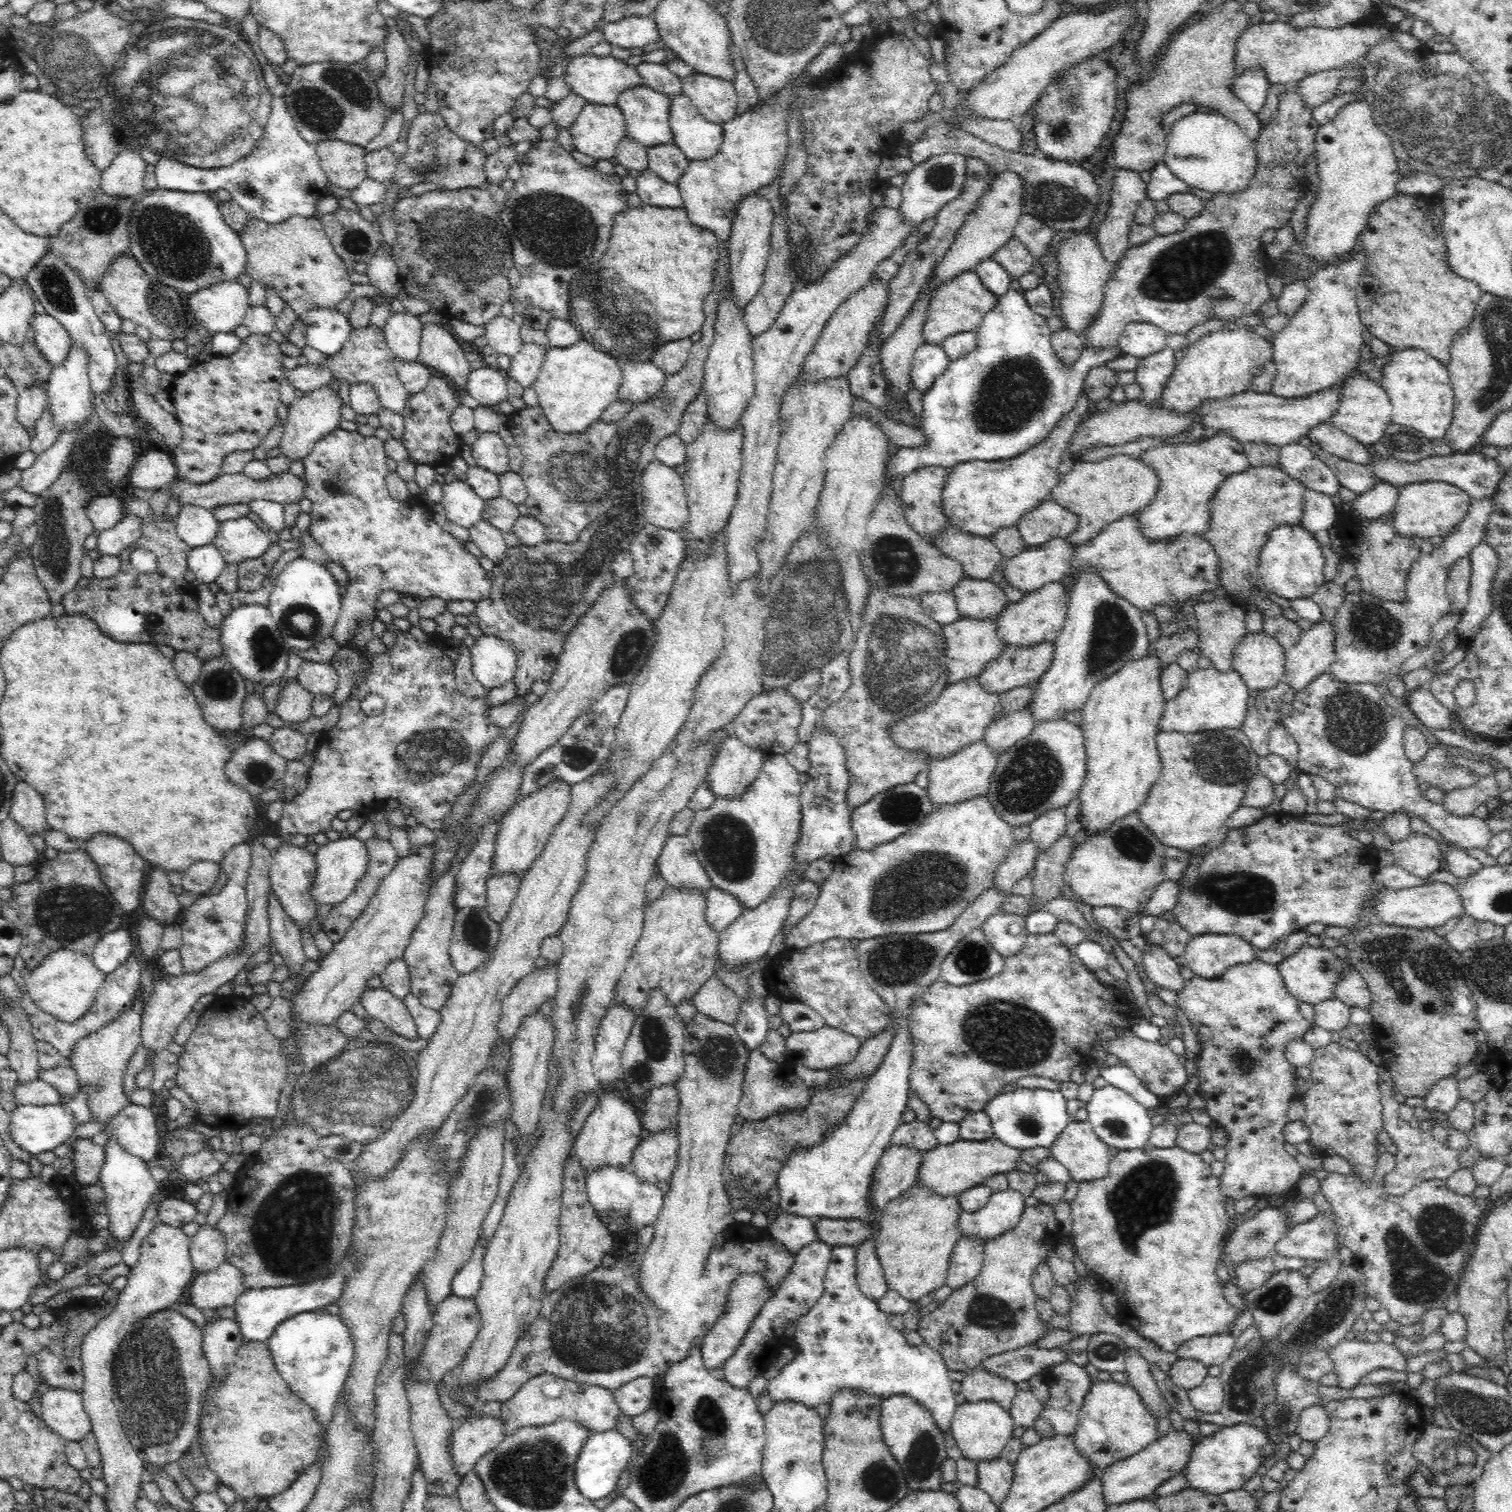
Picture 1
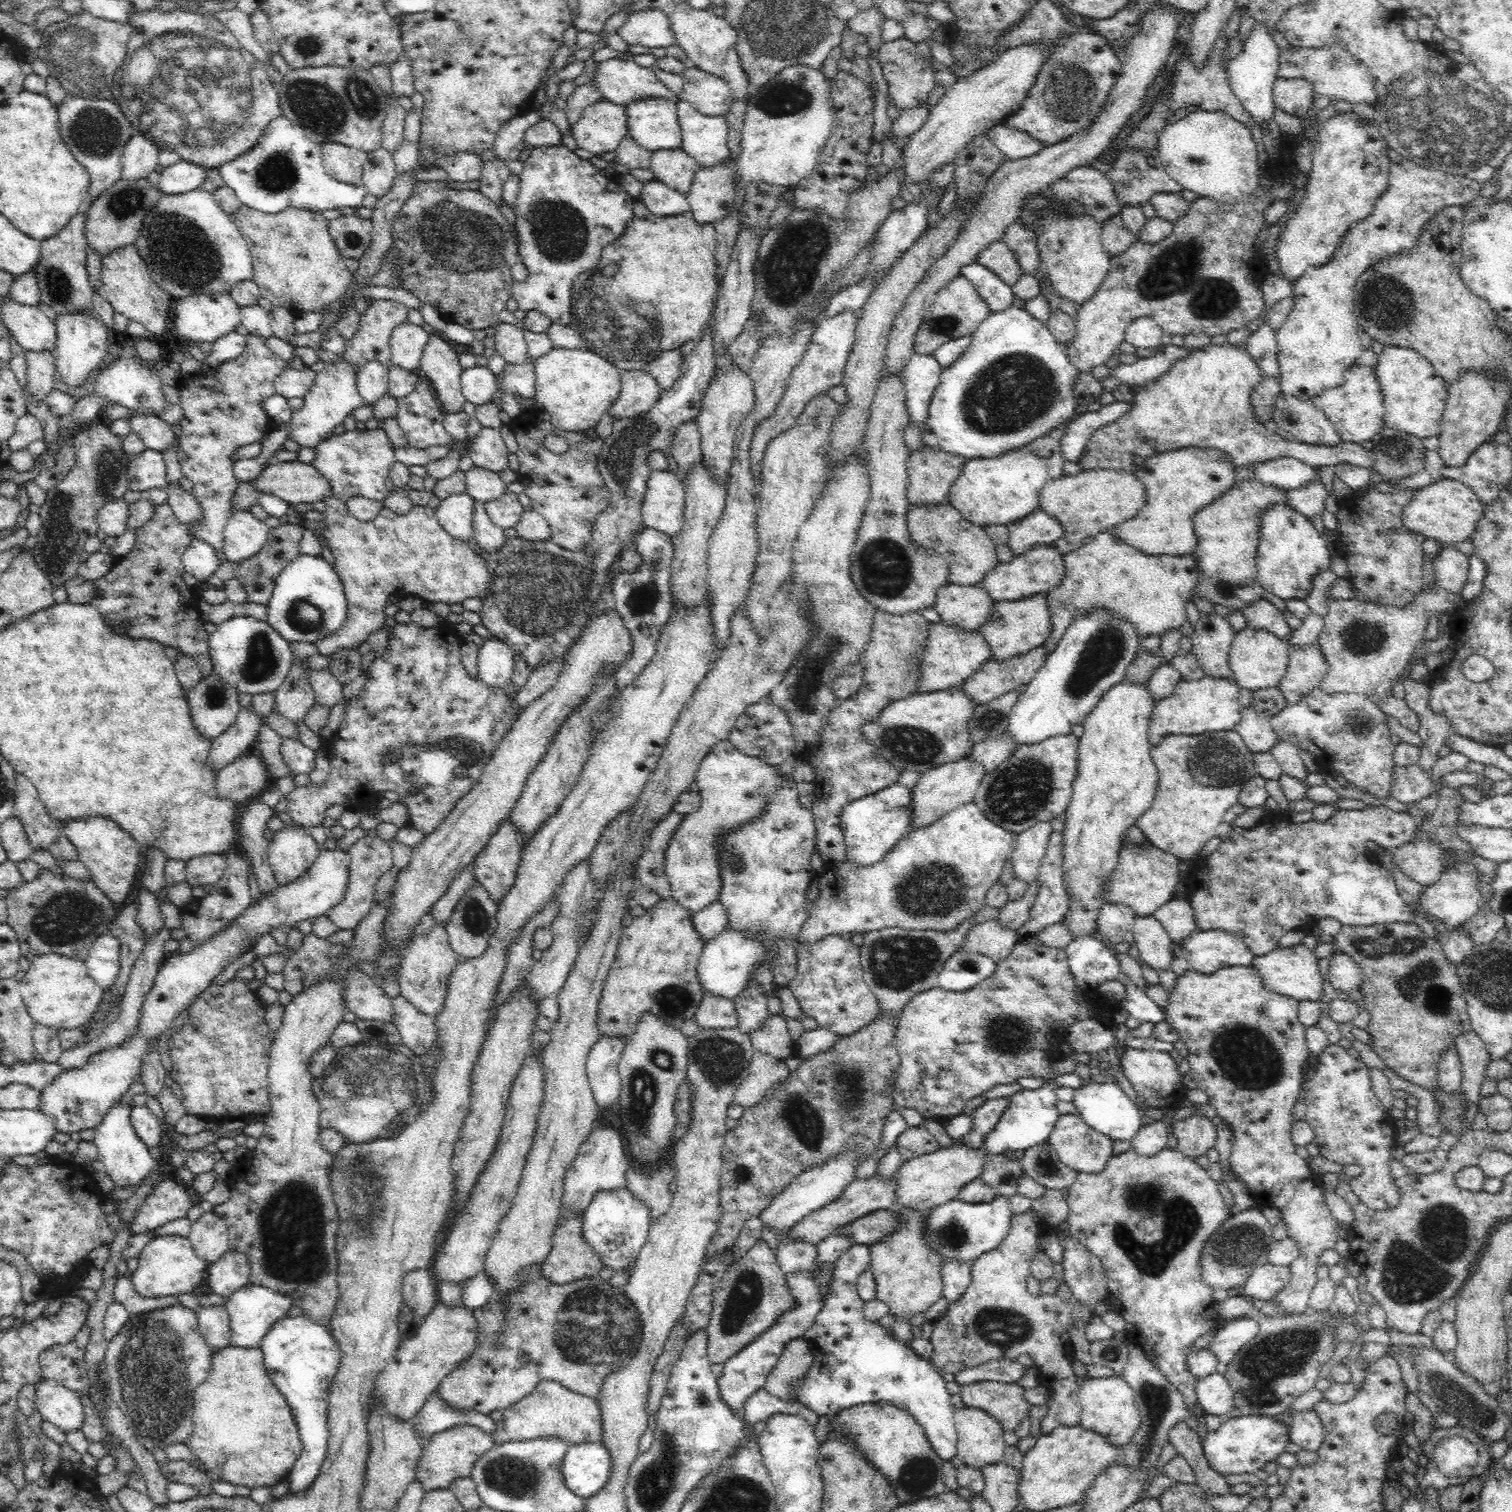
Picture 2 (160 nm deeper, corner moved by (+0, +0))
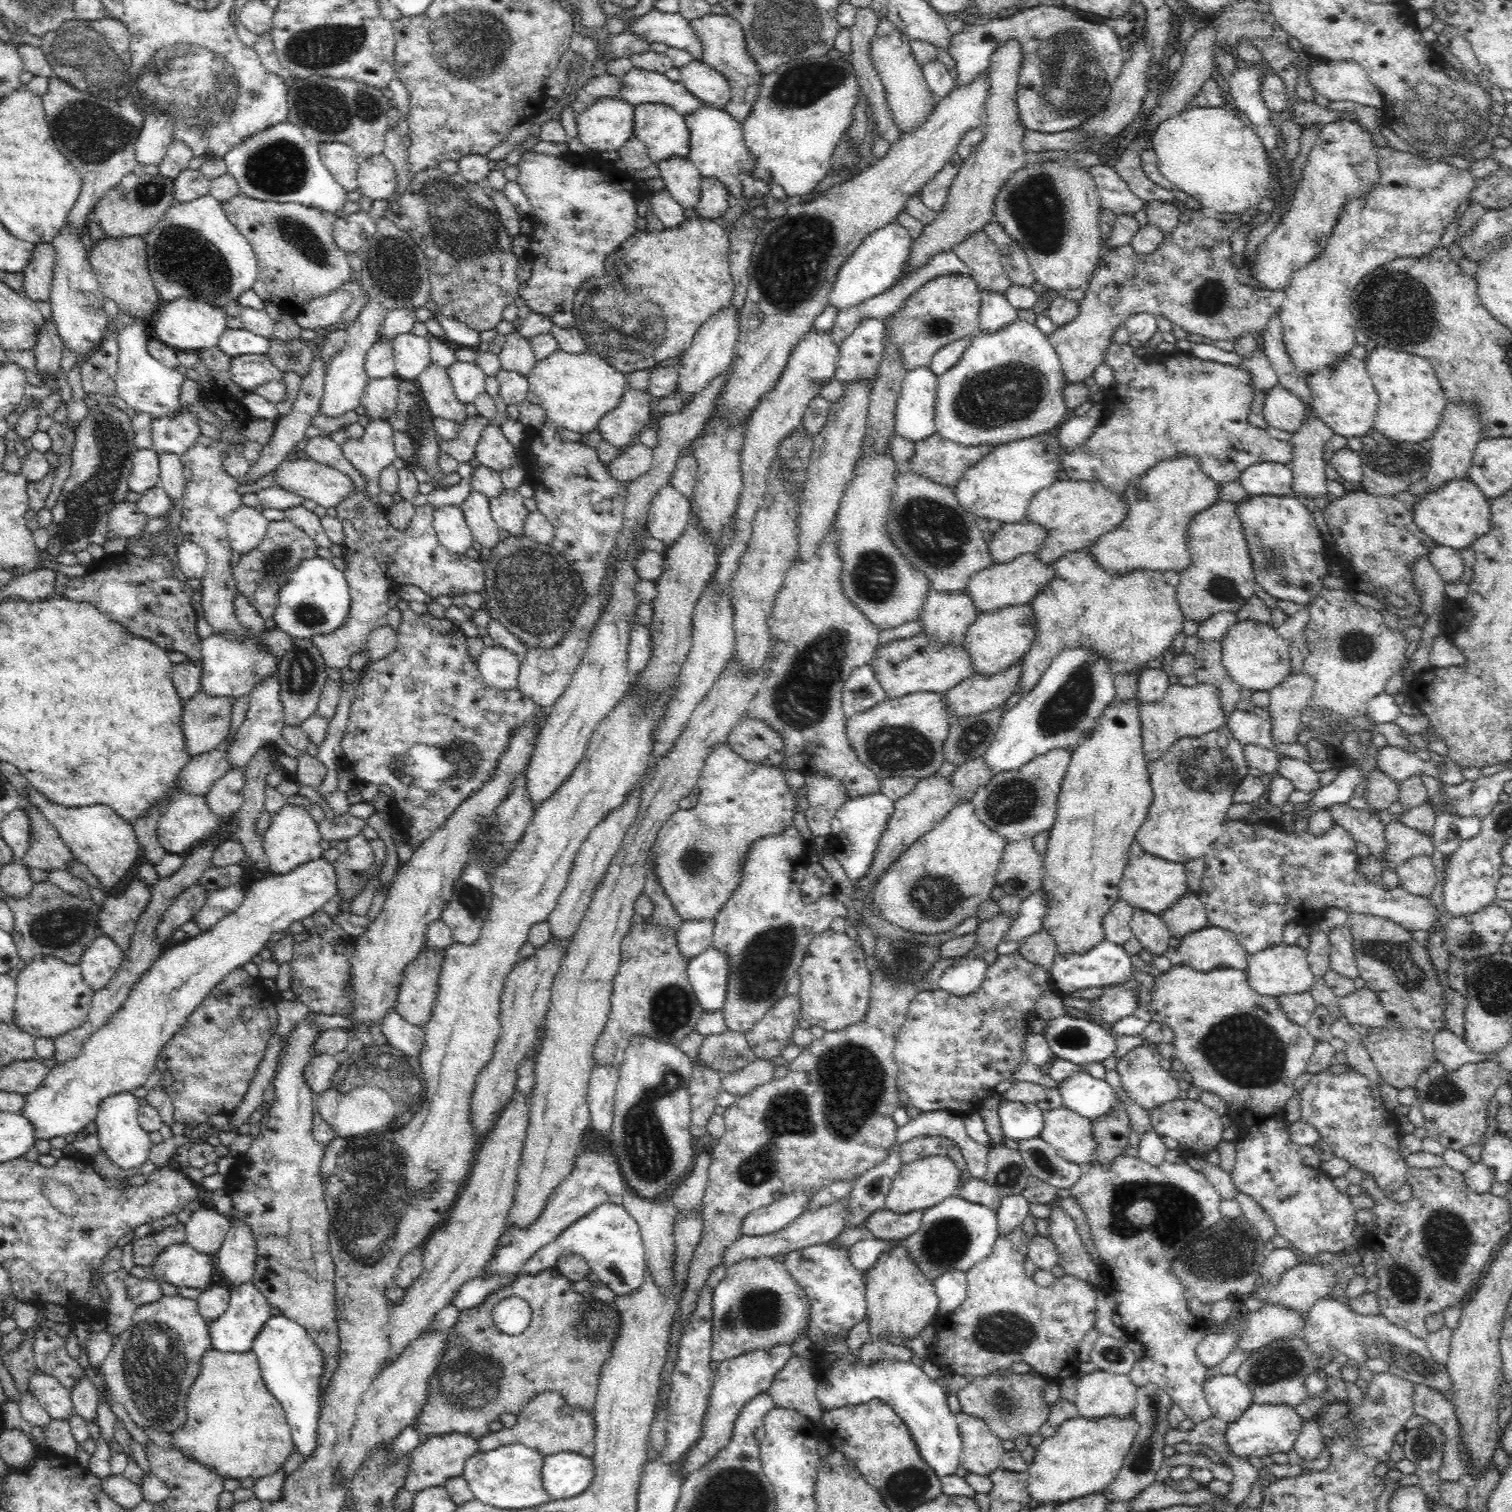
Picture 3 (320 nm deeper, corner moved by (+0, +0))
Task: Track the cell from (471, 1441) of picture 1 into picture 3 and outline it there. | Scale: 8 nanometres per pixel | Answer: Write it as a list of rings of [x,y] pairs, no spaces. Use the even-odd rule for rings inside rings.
[[[462,1433],[432,1435],[422,1442],[408,1455],[407,1478],[404,1487],[408,1492],[416,1494],[430,1487],[442,1487],[444,1482],[463,1474],[466,1460],[478,1453],[476,1438]]]

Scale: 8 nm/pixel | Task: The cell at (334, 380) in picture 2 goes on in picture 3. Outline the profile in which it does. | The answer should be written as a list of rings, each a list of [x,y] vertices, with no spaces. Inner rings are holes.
[[[385,216],[375,217],[375,223],[376,236],[358,252],[358,258],[362,261],[362,269],[358,274],[364,293],[368,296],[367,304],[358,317],[347,324],[346,342],[340,352],[333,356],[328,372],[325,372],[323,397],[318,413],[332,418],[340,418],[359,406],[360,396],[370,380],[364,369],[365,358],[376,342],[377,332],[386,314],[392,309],[415,311],[431,301],[429,266],[424,251]]]

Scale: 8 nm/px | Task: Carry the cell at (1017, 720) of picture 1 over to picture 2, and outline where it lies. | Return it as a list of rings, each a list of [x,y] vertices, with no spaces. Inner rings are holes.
[[[1006,732],[996,740],[988,740],[988,742],[980,742],[971,746],[971,752],[968,754],[968,760],[979,762],[985,768],[985,774],[994,772],[996,767],[1006,762],[1011,756],[1015,748],[1015,743]]]

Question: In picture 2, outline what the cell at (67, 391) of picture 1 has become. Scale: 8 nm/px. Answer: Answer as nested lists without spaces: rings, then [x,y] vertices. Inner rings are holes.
[[[84,311],[73,313],[57,314],[56,321],[56,342],[54,354],[56,359],[56,370],[62,378],[62,382],[66,382],[68,386],[84,386],[86,378],[90,376],[90,372],[101,364],[102,356],[105,356],[108,345],[112,340],[112,331],[106,326],[106,323],[100,320],[100,316],[92,311]]]

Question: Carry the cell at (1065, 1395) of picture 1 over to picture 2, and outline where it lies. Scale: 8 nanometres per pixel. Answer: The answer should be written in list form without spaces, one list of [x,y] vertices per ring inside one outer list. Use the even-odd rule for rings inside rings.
[[[1034,1210],[1017,1213],[1011,1219],[1009,1234],[996,1250],[976,1258],[971,1266],[971,1283],[965,1293],[948,1307],[943,1317],[933,1322],[930,1342],[934,1347],[931,1360],[944,1372],[958,1374],[964,1367],[972,1368],[991,1360],[1016,1359],[1025,1354],[1038,1372],[1040,1385],[1051,1390],[1046,1415],[1042,1418],[1042,1435],[1056,1427],[1080,1423],[1081,1404],[1076,1385],[1075,1366],[1064,1355],[1066,1343],[1071,1343],[1071,1331],[1076,1322],[1086,1325],[1093,1317],[1092,1308],[1077,1302],[1064,1284],[1055,1294],[1030,1294],[1026,1286],[1031,1263],[1040,1250],[1042,1236],[1050,1227]]]

